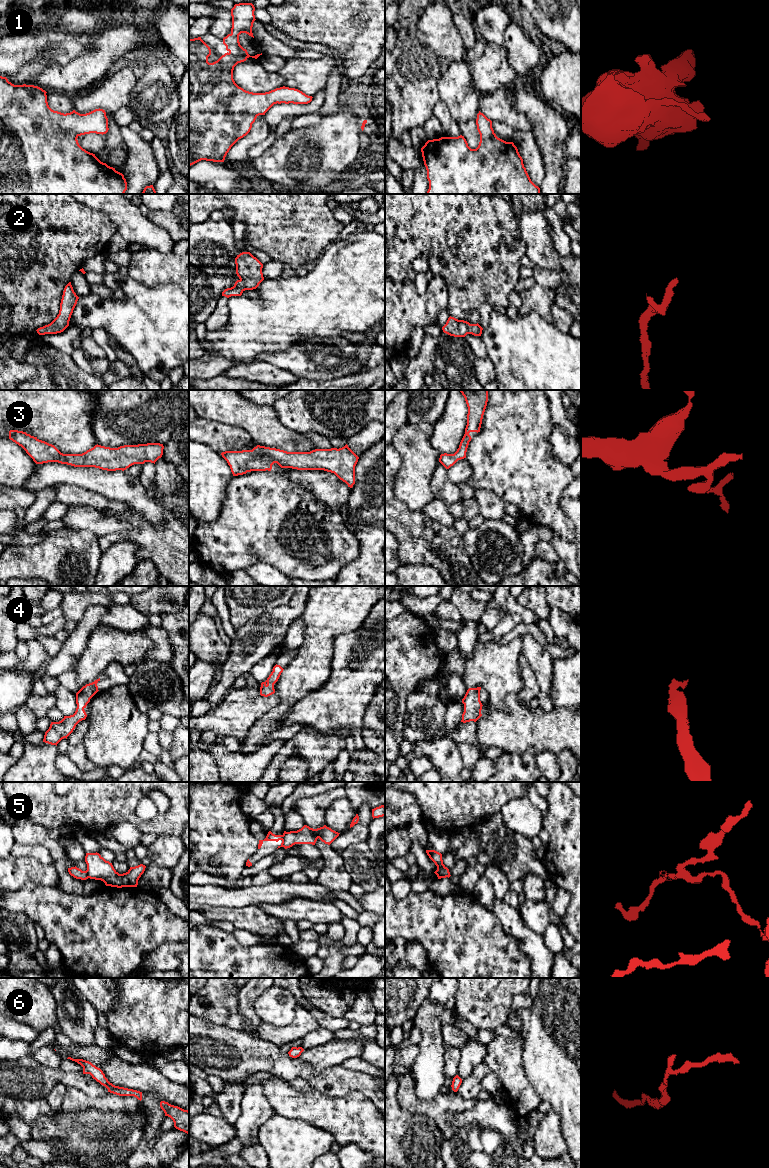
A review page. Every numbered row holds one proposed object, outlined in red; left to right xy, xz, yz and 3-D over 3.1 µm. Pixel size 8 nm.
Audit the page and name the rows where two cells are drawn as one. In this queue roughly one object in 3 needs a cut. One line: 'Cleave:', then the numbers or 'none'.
Cleave: 5

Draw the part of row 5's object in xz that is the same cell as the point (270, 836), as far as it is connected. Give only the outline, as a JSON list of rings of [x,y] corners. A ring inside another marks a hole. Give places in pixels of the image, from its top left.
[[[269,831],[264,840],[259,840],[258,849],[261,848],[264,841],[276,841],[276,842],[278,842],[279,840],[281,840],[282,843],[280,846],[278,846],[278,848],[283,847],[283,836],[282,835],[275,835],[271,831]]]

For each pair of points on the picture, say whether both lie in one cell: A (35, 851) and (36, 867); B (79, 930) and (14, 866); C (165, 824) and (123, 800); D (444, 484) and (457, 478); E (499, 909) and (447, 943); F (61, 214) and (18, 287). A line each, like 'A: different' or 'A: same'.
A: different
B: different
C: same
D: different
E: different
F: same

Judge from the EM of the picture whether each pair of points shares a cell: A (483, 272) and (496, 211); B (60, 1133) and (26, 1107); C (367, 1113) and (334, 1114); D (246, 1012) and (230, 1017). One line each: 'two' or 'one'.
A: one
B: two
C: one
D: two

